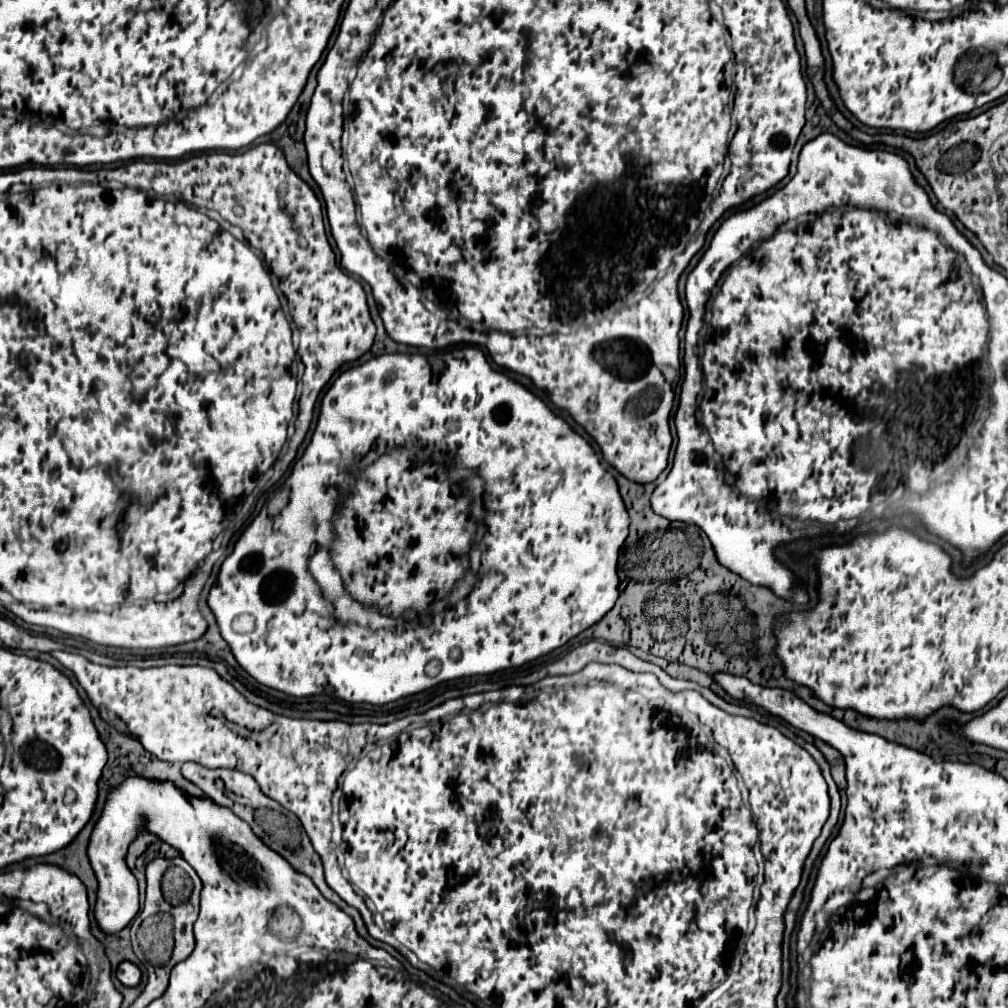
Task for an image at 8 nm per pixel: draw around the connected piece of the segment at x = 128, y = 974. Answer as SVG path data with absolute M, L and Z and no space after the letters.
M122 961L118 967L118 979L128 985L128 987L136 987L142 981L142 971L138 969L138 965L134 965L132 961Z

